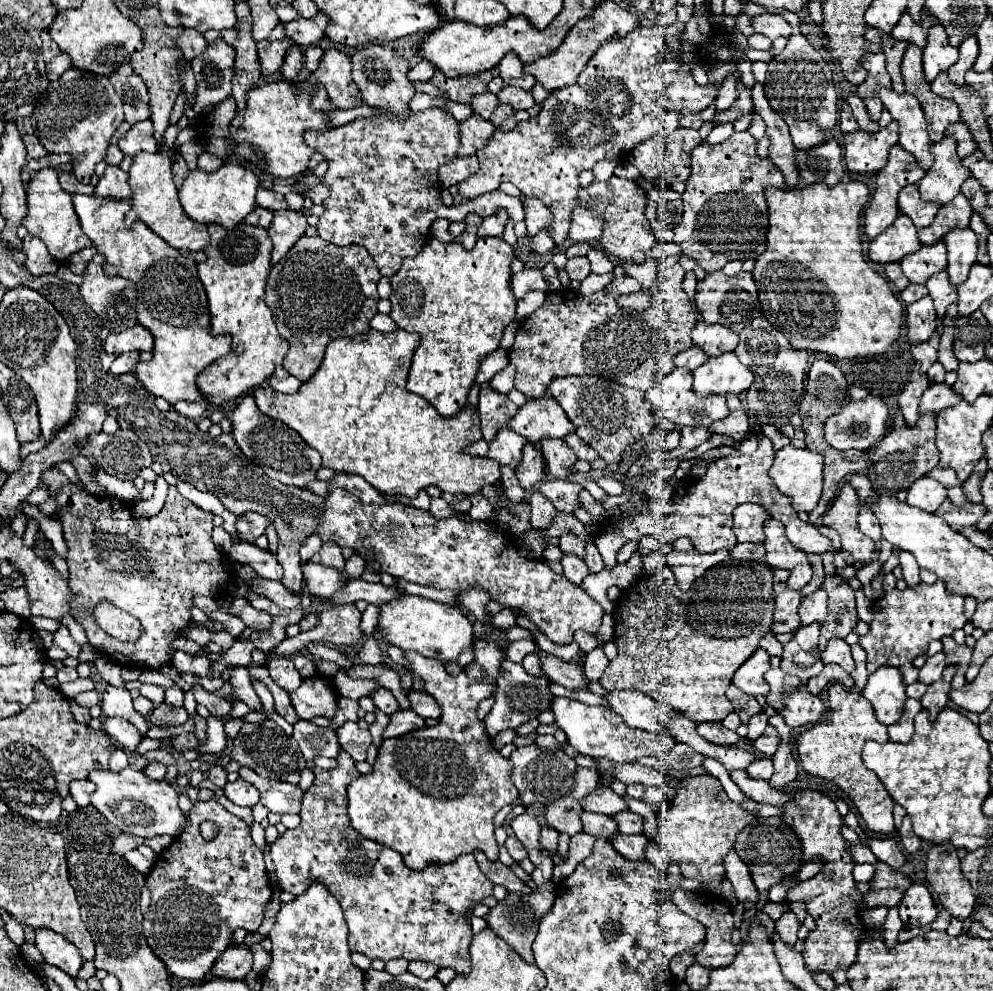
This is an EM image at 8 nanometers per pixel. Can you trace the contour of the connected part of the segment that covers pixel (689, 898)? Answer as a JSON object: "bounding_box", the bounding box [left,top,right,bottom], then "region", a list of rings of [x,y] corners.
{"bounding_box":[667,862,737,968],"region":[[[669,862],[669,870],[667,870],[667,882],[669,882],[669,892],[671,892],[671,900],[673,904],[677,904],[681,908],[681,912],[693,916],[695,920],[699,920],[701,924],[705,924],[707,928],[707,938],[705,938],[705,946],[703,950],[695,956],[695,962],[705,966],[705,968],[723,968],[729,966],[735,960],[737,948],[731,942],[731,932],[733,932],[733,914],[729,904],[715,894],[705,894],[705,892],[691,892],[681,888],[685,882],[685,876],[681,874],[681,870],[677,868],[677,862]]]}

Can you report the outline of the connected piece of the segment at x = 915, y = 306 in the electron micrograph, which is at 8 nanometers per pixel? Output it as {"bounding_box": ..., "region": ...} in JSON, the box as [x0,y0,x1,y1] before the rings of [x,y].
{"bounding_box":[907,296,937,342],"region":[[[929,296],[907,306],[907,336],[911,342],[925,342],[937,328],[933,324],[937,320],[933,300]]]}

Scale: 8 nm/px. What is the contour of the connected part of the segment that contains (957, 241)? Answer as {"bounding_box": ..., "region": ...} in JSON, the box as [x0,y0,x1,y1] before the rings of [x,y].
{"bounding_box":[943,226,977,284],"region":[[[967,226],[967,228],[953,228],[943,236],[947,254],[949,254],[949,264],[947,272],[953,284],[961,284],[969,276],[969,268],[975,262],[977,256],[977,234]]]}

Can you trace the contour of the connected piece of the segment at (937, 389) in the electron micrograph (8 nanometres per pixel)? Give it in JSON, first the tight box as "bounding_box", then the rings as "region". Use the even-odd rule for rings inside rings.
{"bounding_box":[919,382,961,414],"region":[[[941,382],[941,384],[931,384],[929,390],[925,390],[923,398],[921,398],[921,412],[919,414],[927,414],[927,412],[941,412],[943,408],[961,402],[961,394],[957,394],[953,390],[953,386]]]}

